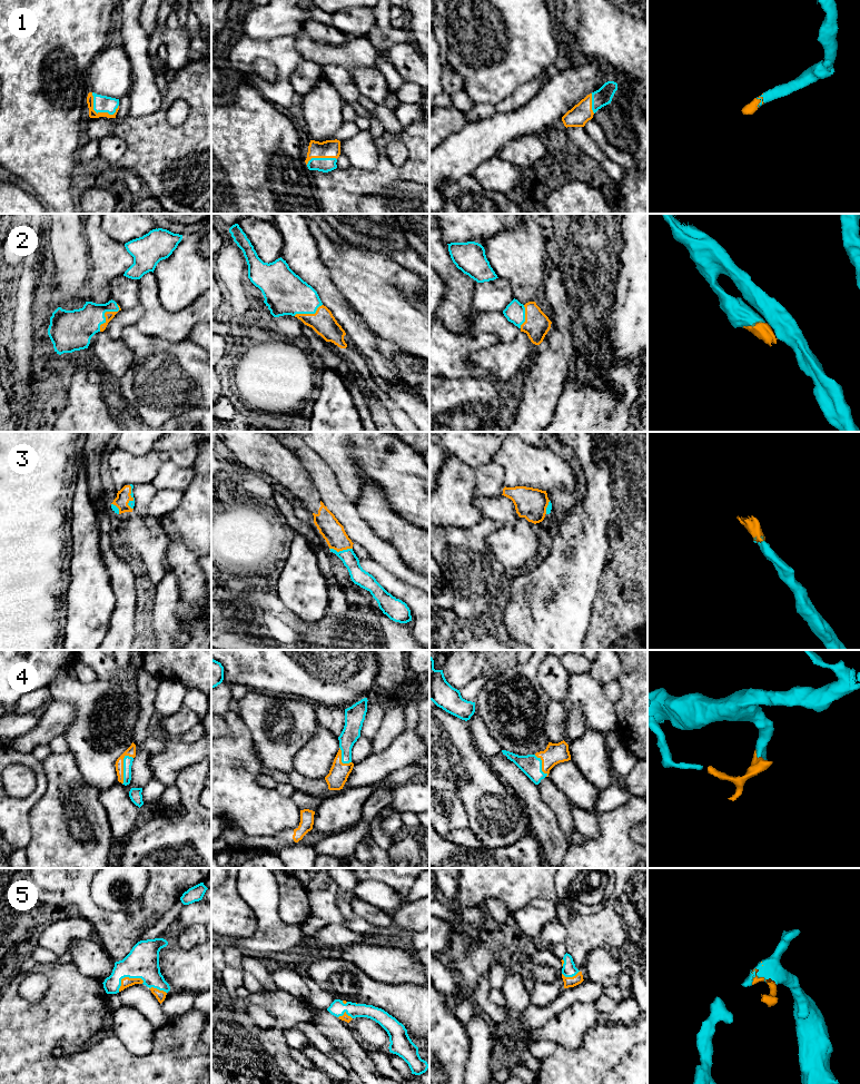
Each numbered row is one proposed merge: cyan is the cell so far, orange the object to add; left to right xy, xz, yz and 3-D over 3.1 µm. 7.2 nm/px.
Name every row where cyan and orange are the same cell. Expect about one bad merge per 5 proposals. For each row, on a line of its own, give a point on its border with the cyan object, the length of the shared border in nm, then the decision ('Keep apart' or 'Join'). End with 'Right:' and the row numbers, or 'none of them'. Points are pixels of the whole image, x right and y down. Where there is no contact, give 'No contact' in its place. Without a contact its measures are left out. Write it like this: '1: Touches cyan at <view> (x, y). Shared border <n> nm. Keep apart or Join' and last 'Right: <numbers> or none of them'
1: Touches cyan at xy (97, 112). Shared border 240 nm. Join
2: Touches cyan at xy (105, 312). Shared border 240 nm. Join
3: Touches cyan at xz (340, 551). Shared border 170 nm. Join
4: Touches cyan at xy (124, 769). Shared border 220 nm. Join
5: Touches cyan at xy (127, 976). Shared border 200 nm. Join
Right: 1, 2, 3, 4, 5

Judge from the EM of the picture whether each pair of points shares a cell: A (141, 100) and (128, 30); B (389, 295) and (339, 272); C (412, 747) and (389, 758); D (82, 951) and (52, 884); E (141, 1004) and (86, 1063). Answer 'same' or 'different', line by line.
A: same
B: same
C: same
D: different
E: different

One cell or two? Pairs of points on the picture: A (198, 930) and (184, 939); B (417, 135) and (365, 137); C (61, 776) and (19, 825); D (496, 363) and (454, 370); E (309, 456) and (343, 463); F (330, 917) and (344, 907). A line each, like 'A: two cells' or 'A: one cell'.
A: one cell
B: two cells
C: two cells
D: two cells
E: two cells
F: two cells

